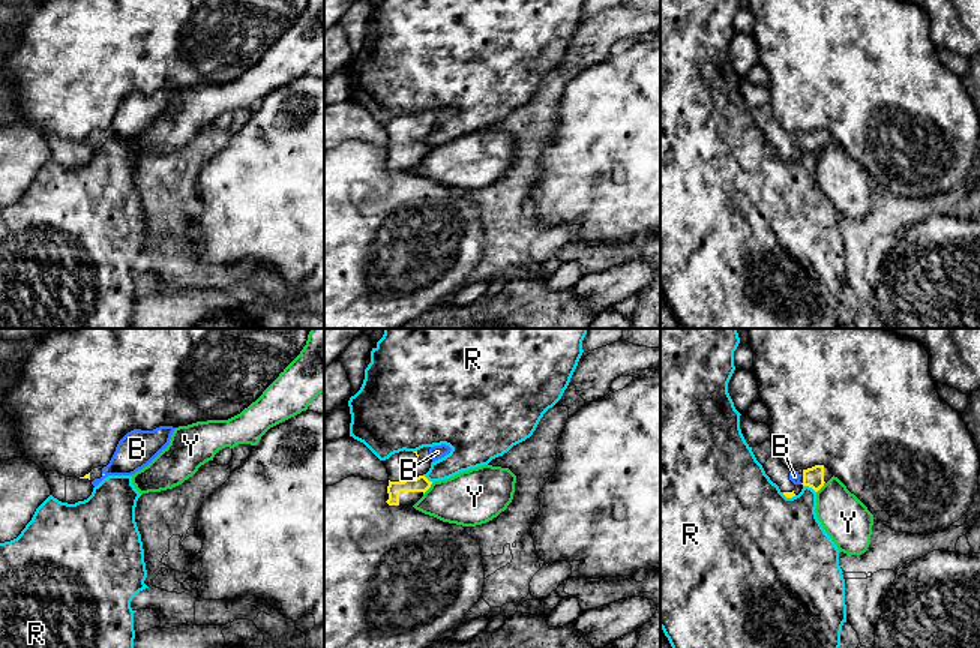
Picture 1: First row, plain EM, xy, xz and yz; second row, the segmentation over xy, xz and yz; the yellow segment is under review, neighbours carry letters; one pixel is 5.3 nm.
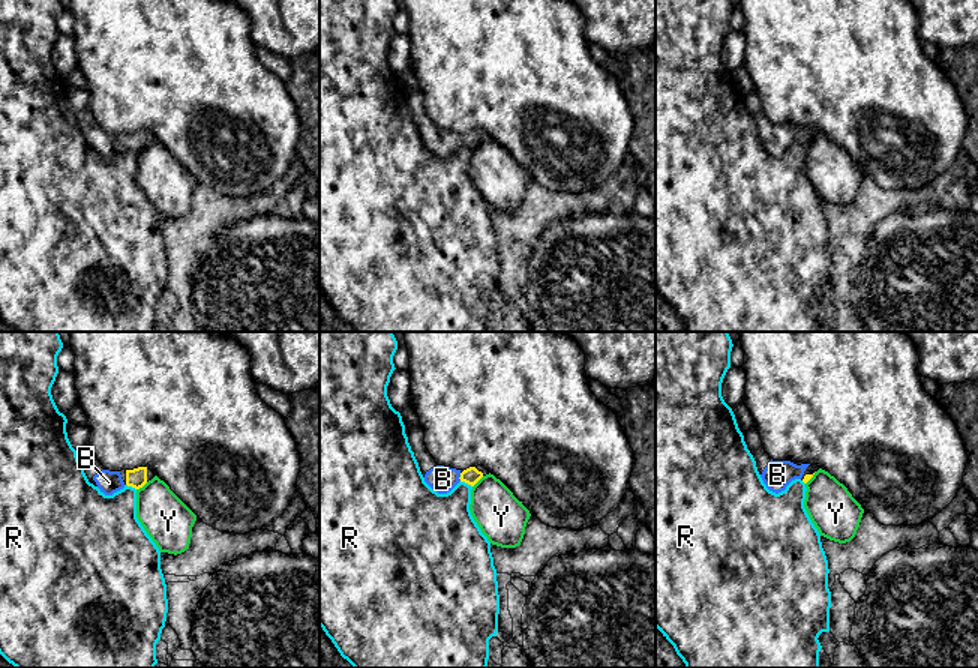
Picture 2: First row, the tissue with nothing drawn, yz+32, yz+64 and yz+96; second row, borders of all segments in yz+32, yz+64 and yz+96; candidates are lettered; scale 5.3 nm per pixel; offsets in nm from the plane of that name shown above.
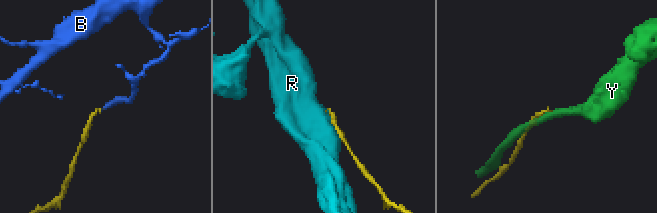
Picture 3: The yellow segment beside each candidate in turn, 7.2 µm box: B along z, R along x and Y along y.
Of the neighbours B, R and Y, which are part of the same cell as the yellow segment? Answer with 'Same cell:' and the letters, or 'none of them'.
Same cell: B

